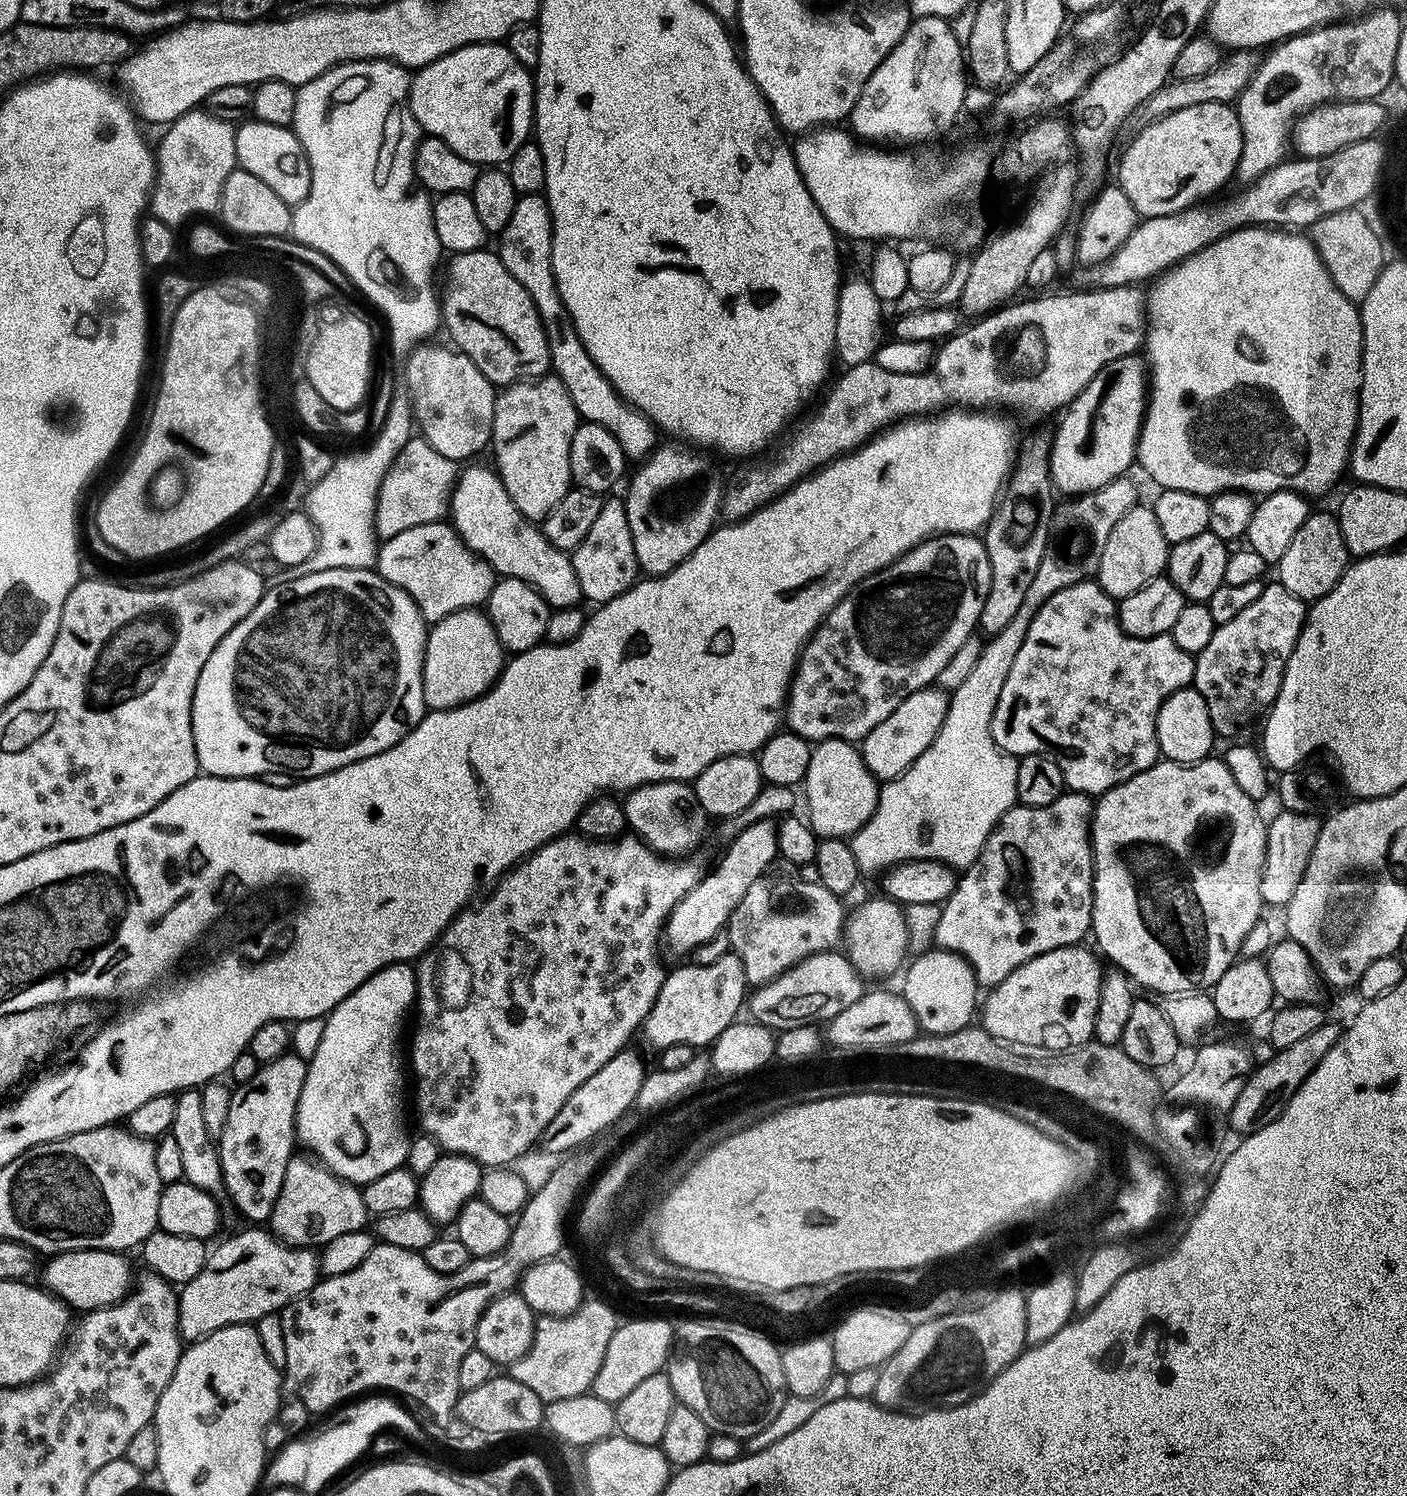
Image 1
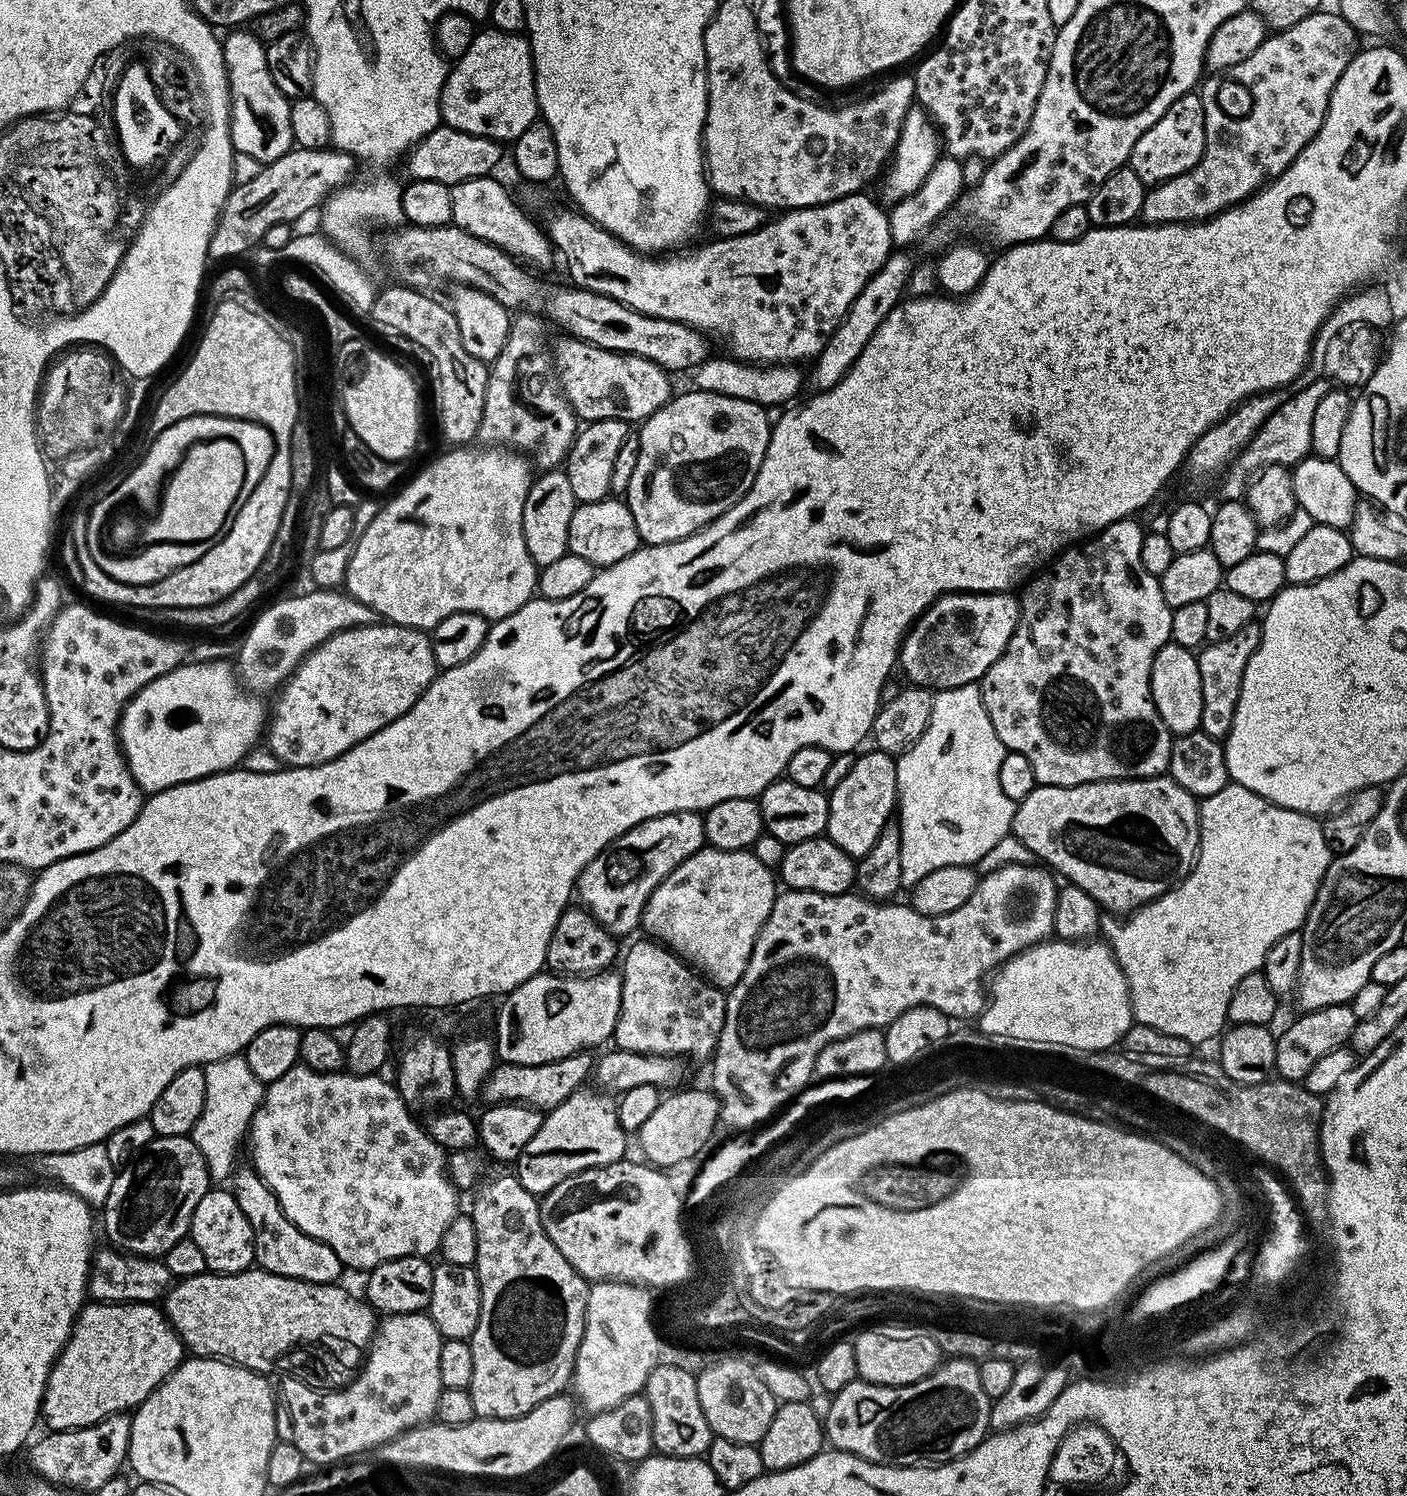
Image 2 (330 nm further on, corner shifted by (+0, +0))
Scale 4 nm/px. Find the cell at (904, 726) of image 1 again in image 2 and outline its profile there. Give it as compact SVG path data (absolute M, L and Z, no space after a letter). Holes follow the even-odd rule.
M871 750L865 756L862 754L856 756L854 766L850 766L850 774L838 782L838 786L831 789L828 796L828 831L826 833L829 840L832 840L846 854L853 858L859 858L867 854L870 846L878 842L878 834L894 816L894 809L898 804L898 793L896 790L896 760L889 753Z

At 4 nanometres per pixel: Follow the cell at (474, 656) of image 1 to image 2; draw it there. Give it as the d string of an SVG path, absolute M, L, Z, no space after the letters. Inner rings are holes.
M373 622L365 624L362 628L342 630L338 634L334 634L324 644L319 644L313 652L308 653L301 660L300 665L296 667L296 671L288 677L286 683L279 689L279 692L281 692L280 697L276 700L276 709L273 712L271 709L270 719L266 724L266 746L277 756L281 765L289 768L309 768L310 766L318 766L319 764L330 762L334 758L346 754L346 750L350 750L358 742L378 734L378 730L390 726L390 722L402 718L402 714L406 714L406 710L410 710L414 706L414 702L418 702L420 695L431 686L437 675L438 669L434 658L434 650L432 649L432 641L419 628L403 628L401 624Z

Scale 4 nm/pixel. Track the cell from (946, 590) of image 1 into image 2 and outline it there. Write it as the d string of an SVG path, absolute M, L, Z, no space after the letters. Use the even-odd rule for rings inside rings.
M1011 591L1007 592L947 592L924 611L915 624L908 629L904 639L900 641L900 655L898 657L899 671L904 671L904 676L909 685L919 686L931 690L939 690L942 688L957 688L958 686L966 686L967 684L976 684L986 674L986 670L990 670L990 666L994 666L994 662L998 662L998 658L1006 650L1006 646L1010 642L1010 638L1014 634L1014 630L1020 621L1020 601Z

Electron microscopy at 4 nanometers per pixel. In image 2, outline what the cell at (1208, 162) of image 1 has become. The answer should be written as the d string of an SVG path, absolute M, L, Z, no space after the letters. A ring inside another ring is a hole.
M1190 91L1178 98L1178 102L1174 102L1174 106L1170 106L1170 110L1166 110L1166 114L1162 114L1162 118L1158 118L1158 122L1154 122L1142 138L1138 138L1130 157L1130 166L1145 186L1155 186L1189 172L1202 158L1205 146L1206 122L1202 102L1195 91Z

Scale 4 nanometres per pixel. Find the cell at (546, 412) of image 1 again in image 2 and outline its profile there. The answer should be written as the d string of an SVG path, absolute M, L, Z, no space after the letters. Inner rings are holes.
M544 470L539 475L528 486L526 506L522 510L522 530L530 558L537 566L545 568L569 552L570 518L574 518L578 501L574 498L574 489L570 486L567 471Z

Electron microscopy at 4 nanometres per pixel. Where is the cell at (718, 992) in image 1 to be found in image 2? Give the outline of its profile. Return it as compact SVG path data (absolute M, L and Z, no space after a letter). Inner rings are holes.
M599 1090L586 1091L576 1091L562 1106L550 1109L541 1119L538 1134L526 1142L526 1150L515 1160L514 1175L532 1196L543 1198L570 1174L625 1159L628 1144L619 1122L617 1101Z

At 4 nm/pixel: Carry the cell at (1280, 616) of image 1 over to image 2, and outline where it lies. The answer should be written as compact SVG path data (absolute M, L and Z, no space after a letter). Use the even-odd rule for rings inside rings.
M1259 623L1246 625L1238 634L1222 642L1205 643L1199 649L1196 661L1198 674L1202 678L1202 718L1199 731L1205 732L1216 741L1223 741L1234 726L1234 710L1238 710L1238 698L1242 694L1242 678L1246 666L1260 645Z

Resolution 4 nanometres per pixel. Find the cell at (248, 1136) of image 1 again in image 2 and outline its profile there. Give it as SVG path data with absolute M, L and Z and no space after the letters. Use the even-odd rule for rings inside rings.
M246 1167L237 1169L232 1178L232 1193L242 1207L242 1212L250 1222L255 1235L255 1263L265 1272L278 1274L280 1277L290 1277L295 1280L312 1281L315 1284L329 1284L339 1281L344 1272L341 1260L334 1250L325 1243L319 1243L310 1238L296 1226L282 1211L280 1203L273 1192L261 1182L257 1173Z

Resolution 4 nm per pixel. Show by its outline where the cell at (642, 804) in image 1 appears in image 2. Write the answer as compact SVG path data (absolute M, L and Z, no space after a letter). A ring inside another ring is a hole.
M711 846L700 848L682 862L650 894L640 919L643 931L675 952L685 964L721 990L727 990L742 978L754 942L770 914L778 895L778 880L773 869L762 866L750 850L731 852Z

